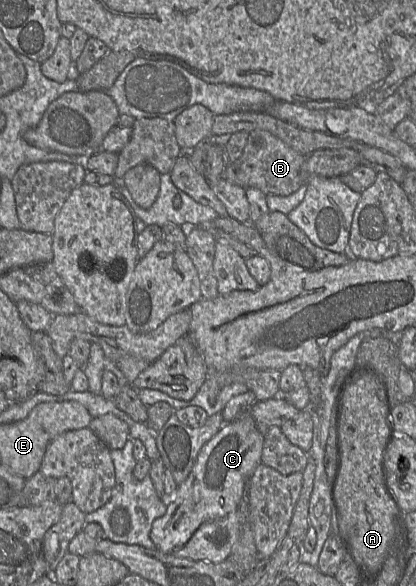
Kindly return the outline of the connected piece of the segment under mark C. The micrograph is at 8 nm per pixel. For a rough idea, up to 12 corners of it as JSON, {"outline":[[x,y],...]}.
{"outline":[[249,413],[224,424],[153,521],[156,549],[228,559],[262,463]]}

